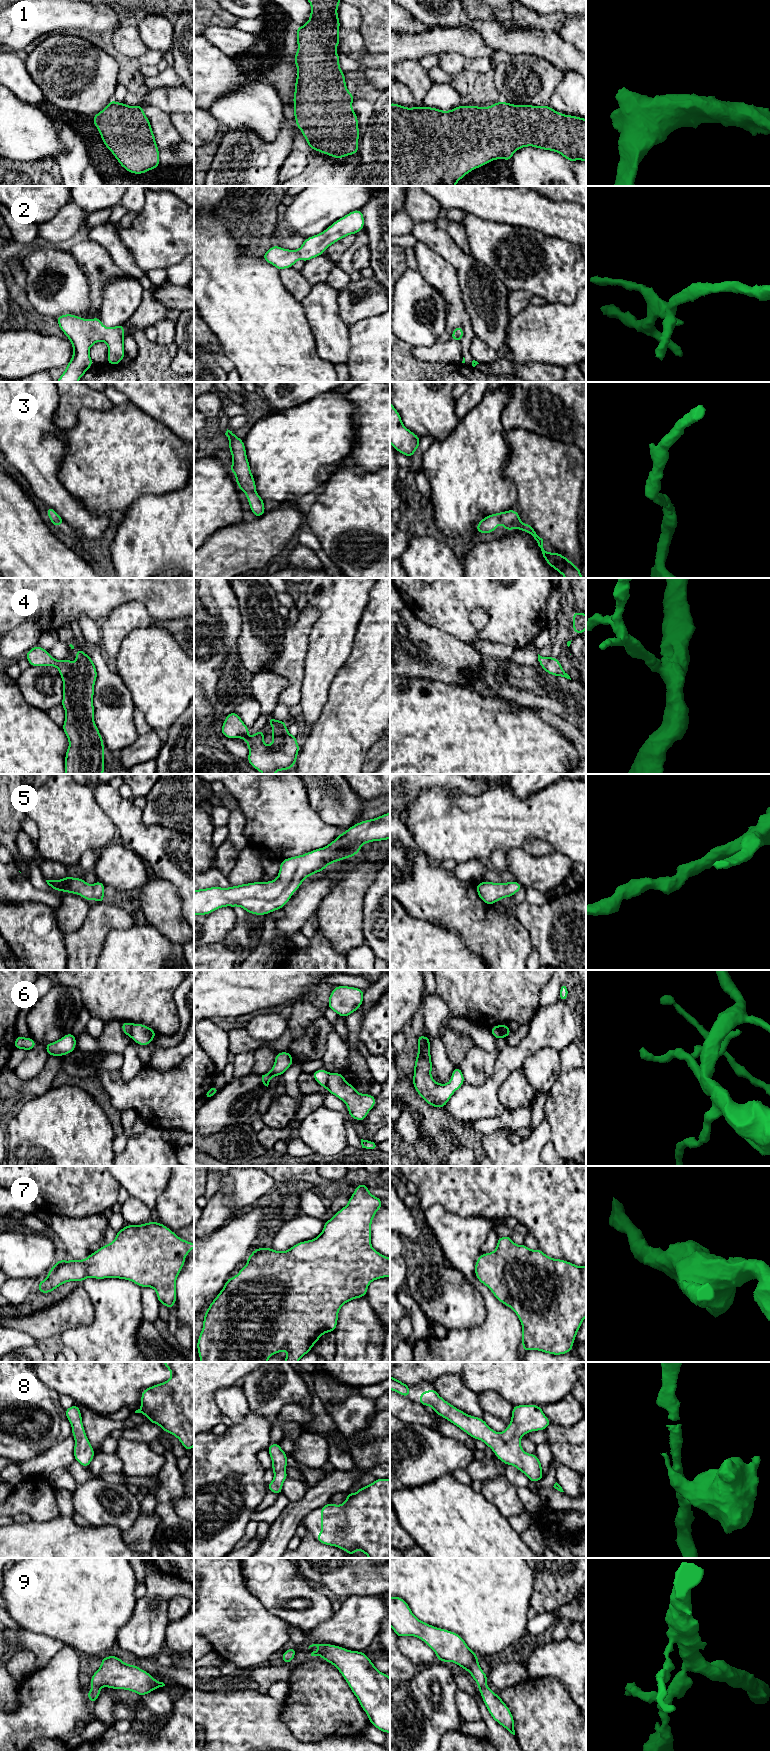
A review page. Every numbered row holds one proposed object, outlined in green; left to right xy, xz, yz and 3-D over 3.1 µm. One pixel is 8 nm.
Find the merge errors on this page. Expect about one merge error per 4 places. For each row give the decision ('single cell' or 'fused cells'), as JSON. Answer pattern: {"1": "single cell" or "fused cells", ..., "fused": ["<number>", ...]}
{"1": "single cell", "2": "single cell", "3": "single cell", "4": "single cell", "5": "single cell", "6": "fused cells", "7": "single cell", "8": "single cell", "9": "single cell", "fused": ["6"]}

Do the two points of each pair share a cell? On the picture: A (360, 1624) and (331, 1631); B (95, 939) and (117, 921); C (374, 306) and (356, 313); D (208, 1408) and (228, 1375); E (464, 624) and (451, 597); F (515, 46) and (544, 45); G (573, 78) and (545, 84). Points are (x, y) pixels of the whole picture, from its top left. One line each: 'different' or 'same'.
A: same
B: same
C: same
D: same
E: same
F: same
G: different

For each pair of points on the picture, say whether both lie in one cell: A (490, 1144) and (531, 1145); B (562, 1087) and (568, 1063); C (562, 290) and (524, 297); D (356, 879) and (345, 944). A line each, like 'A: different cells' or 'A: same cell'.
A: same cell
B: different cells
C: different cells
D: same cell

